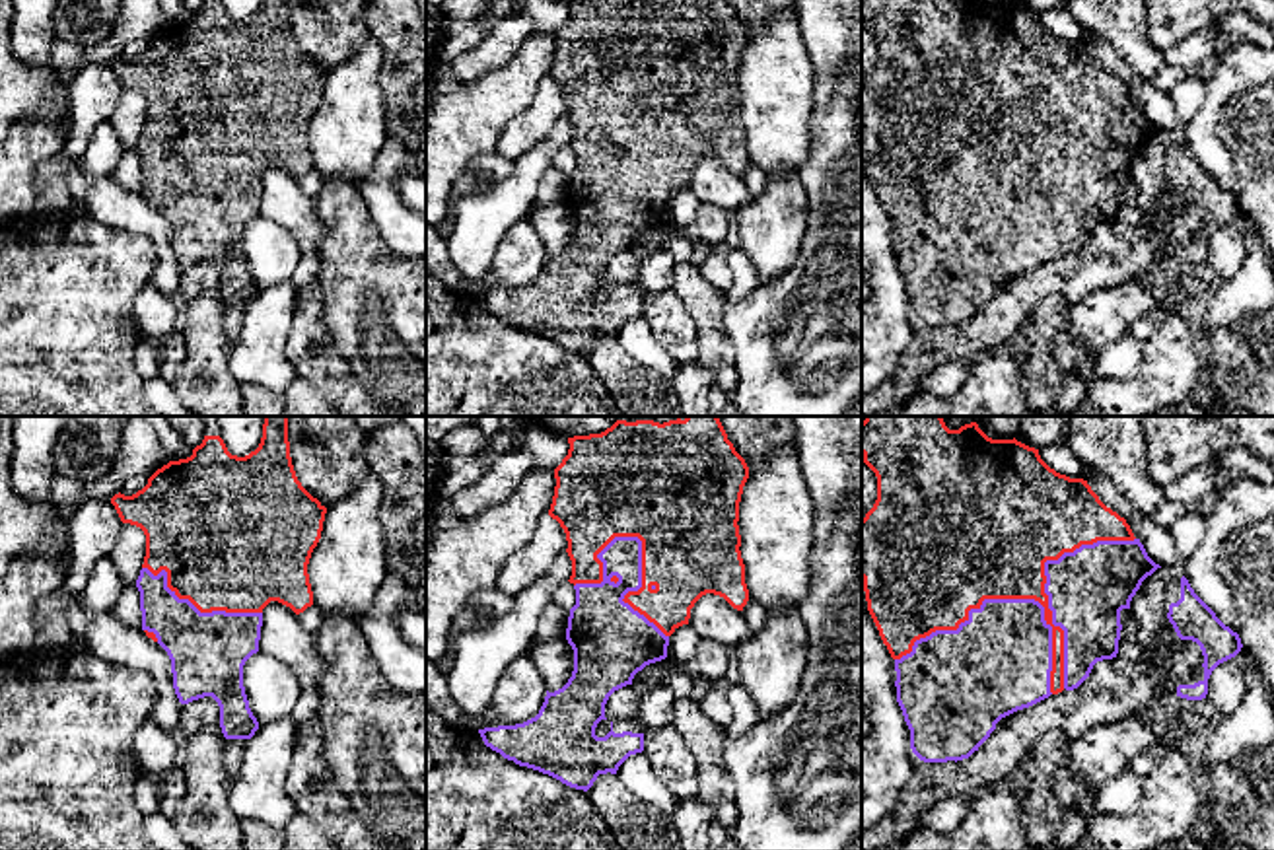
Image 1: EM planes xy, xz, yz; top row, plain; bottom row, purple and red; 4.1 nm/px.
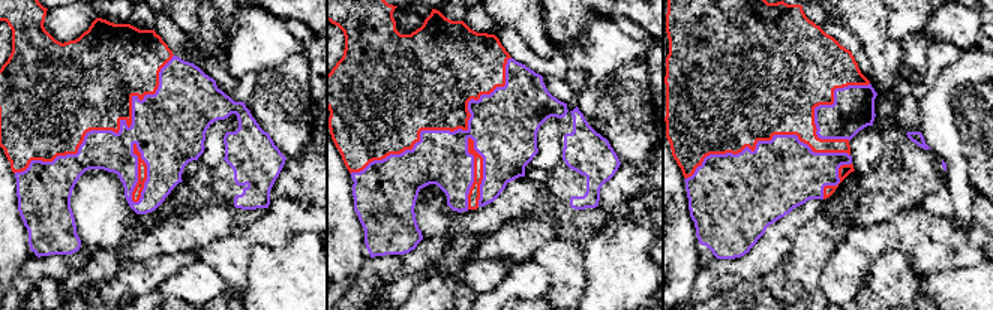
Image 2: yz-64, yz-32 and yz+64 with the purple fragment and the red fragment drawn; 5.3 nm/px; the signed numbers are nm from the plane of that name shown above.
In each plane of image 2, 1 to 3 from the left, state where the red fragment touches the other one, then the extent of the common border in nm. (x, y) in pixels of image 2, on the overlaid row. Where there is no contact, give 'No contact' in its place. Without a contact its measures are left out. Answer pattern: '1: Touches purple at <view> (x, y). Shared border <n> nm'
1: Touches purple at yz-64 (113, 132). Shared border 1050 nm
2: Touches purple at yz-32 (449, 131). Shared border 1050 nm
3: Touches purple at yz+64 (765, 141). Shared border 900 nm

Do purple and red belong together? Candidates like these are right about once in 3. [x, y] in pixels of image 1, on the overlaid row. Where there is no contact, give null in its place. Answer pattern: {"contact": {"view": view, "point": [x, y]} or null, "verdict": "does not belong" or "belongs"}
{"contact": {"view": "yz", "point": [1033, 600]}, "verdict": "belongs"}

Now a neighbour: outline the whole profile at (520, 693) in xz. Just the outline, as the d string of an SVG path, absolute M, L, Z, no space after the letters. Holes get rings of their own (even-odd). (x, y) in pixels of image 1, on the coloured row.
M531 654L521 655L502 673L488 712L482 718L471 718L473 729L523 724L539 714L545 696L547 683Z

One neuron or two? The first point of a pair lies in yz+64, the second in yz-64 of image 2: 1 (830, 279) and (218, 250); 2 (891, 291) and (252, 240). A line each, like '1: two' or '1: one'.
1: two
2: one

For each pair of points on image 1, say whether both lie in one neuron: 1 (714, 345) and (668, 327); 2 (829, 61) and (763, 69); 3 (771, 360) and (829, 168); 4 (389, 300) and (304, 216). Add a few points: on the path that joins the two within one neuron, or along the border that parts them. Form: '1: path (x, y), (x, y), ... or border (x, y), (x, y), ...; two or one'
1: border (677, 298), (695, 325), (697, 358); two
2: border (798, 20), (798, 32), (813, 70), (812, 109); two
3: path (810, 312), (829, 277), (829, 216); one
4: border (312, 199), (312, 209), (321, 224), (318, 251); two

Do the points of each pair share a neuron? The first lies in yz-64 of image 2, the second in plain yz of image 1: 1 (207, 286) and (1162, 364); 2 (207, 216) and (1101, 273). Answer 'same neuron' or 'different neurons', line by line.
1: different neurons
2: different neurons

